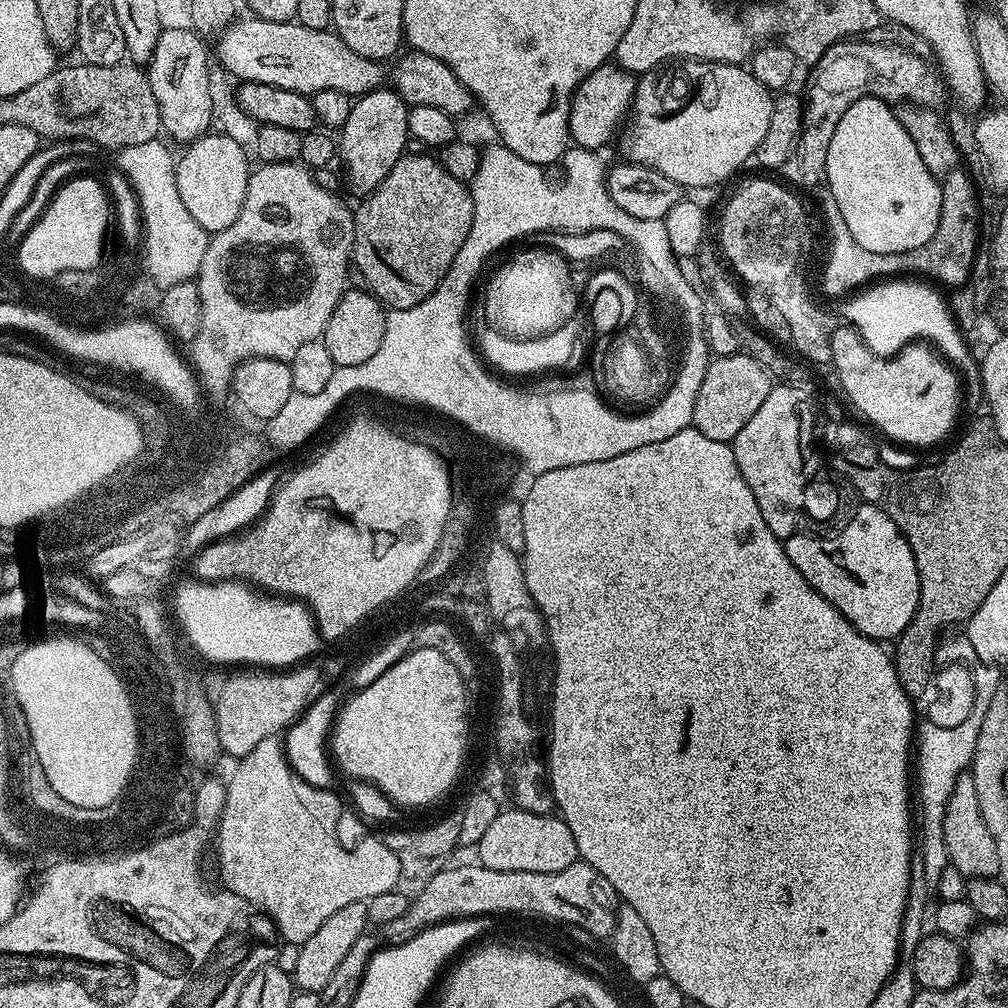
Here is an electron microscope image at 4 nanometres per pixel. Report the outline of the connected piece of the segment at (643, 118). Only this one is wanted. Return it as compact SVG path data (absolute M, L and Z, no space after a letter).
M681 60L661 66L654 72L645 72L636 81L636 96L632 99L630 119L623 125L622 135L619 137L620 152L624 155L621 157L629 164L641 164L650 170L658 170L658 174L678 182L684 190L708 188L711 184L720 184L723 180L730 179L747 160L751 161L755 157L758 142L762 142L762 137L770 126L773 99L773 93L769 88L762 86L762 82L758 82L758 78L754 78L747 67L739 64L713 64L711 60Z

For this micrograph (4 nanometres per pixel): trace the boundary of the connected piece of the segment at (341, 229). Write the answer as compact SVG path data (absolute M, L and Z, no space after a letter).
M299 162L286 164L261 163L259 167L260 169L257 172L255 169L249 175L246 198L242 202L242 210L238 214L238 218L234 218L234 222L230 222L230 226L226 226L226 230L215 233L209 239L198 277L201 324L197 336L190 343L190 349L192 349L190 363L203 385L203 391L208 394L213 392L216 396L222 395L224 391L227 393L231 389L232 373L235 372L242 360L250 360L252 357L257 356L258 358L291 362L294 358L294 350L298 350L298 346L302 346L302 342L321 339L326 330L326 322L330 322L330 314L334 314L334 306L338 306L338 302L344 297L344 293L349 287L348 268L350 272L350 265L353 263L354 226L356 225L353 209L351 207L348 209L339 200L340 196L337 193L322 190L322 187L318 186L315 181L313 173Z

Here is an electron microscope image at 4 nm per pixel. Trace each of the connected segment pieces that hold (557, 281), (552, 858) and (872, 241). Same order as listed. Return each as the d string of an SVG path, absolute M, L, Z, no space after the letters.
M532 246L500 267L484 296L485 321L504 335L539 338L571 323L578 306L571 263L556 250Z
M515 806L505 807L490 822L486 834L475 845L478 863L490 870L526 870L530 874L554 874L577 863L580 851L570 826L556 814L542 816Z
M871 95L858 98L835 127L826 151L826 187L845 220L846 233L863 249L877 254L916 250L930 242L942 210L941 181L926 168L914 141L901 126L890 104Z

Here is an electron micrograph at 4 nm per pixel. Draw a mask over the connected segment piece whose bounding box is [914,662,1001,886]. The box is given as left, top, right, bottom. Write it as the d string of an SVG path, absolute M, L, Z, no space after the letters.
M973 663L970 671L973 676L973 684L970 687L976 695L973 703L973 712L967 719L967 724L956 728L955 732L927 731L927 735L918 740L918 756L920 752L920 769L915 769L920 778L920 812L924 815L924 842L920 850L923 857L924 876L929 885L934 886L942 874L944 868L949 867L948 853L944 851L944 811L946 802L954 790L954 782L957 781L956 772L960 765L964 764L972 751L973 736L976 736L977 724L981 722L982 716L993 707L994 701L1001 691L1000 677L994 664Z

